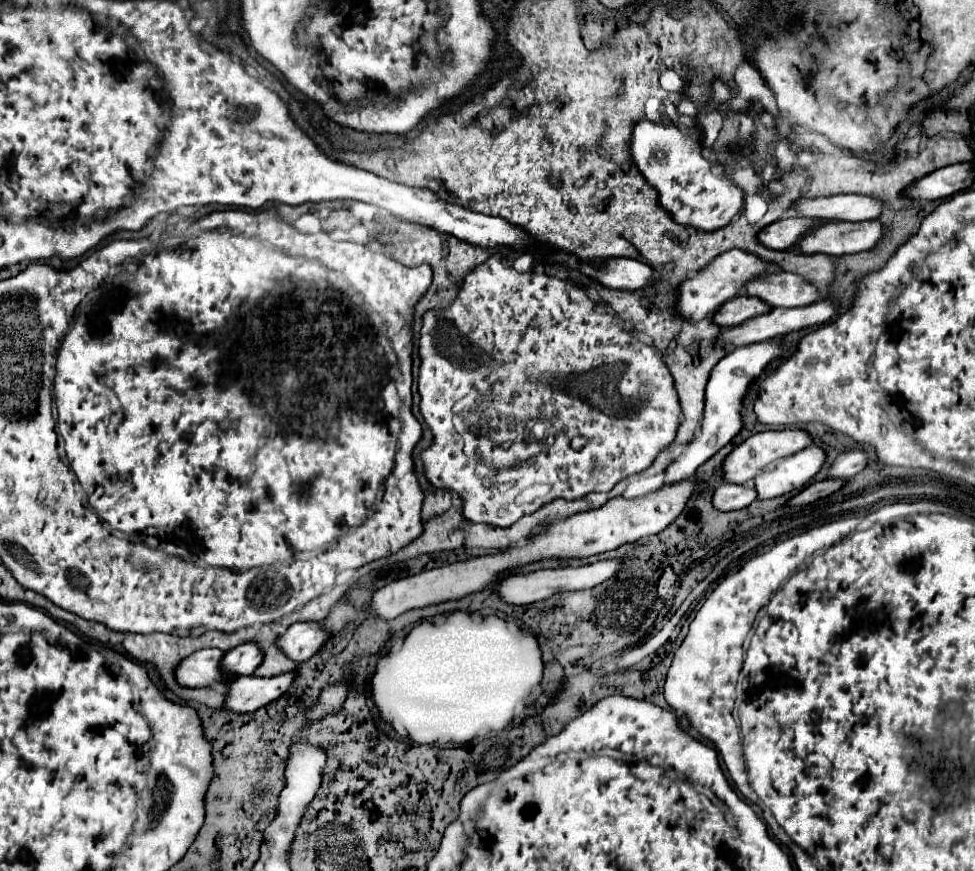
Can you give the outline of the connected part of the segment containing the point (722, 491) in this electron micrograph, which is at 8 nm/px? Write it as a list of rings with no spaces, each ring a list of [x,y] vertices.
[[[723,482],[713,494],[713,506],[721,512],[741,510],[741,508],[747,508],[755,498],[757,498],[755,488]]]

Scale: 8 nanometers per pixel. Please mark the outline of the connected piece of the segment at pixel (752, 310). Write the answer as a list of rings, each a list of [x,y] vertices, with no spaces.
[[[735,296],[715,312],[713,320],[715,320],[715,324],[719,322],[719,326],[731,328],[731,326],[743,324],[755,316],[769,314],[769,312],[771,312],[771,306],[757,296]]]

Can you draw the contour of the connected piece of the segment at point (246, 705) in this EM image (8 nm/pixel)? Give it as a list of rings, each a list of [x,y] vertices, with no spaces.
[[[293,672],[273,676],[273,678],[257,678],[257,676],[239,676],[227,684],[225,710],[235,714],[249,714],[259,710],[261,706],[279,698],[293,682]]]

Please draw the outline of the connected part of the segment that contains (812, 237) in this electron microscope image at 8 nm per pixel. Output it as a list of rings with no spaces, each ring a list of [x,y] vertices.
[[[879,220],[867,222],[827,222],[807,234],[797,246],[805,254],[829,254],[845,256],[871,250],[883,236],[883,224]]]

